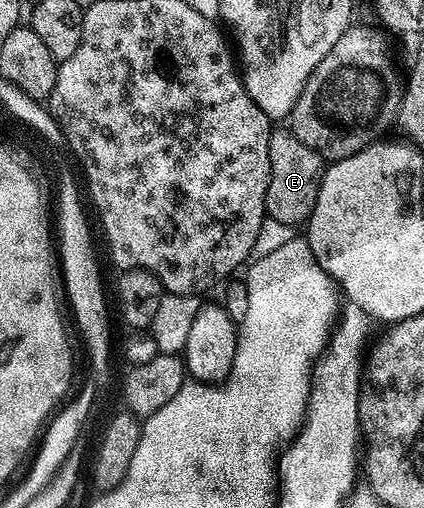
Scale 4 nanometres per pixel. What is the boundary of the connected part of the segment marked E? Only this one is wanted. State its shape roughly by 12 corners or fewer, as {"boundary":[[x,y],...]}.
{"boundary":[[291,131],[269,138],[267,216],[311,217],[323,157]]}

